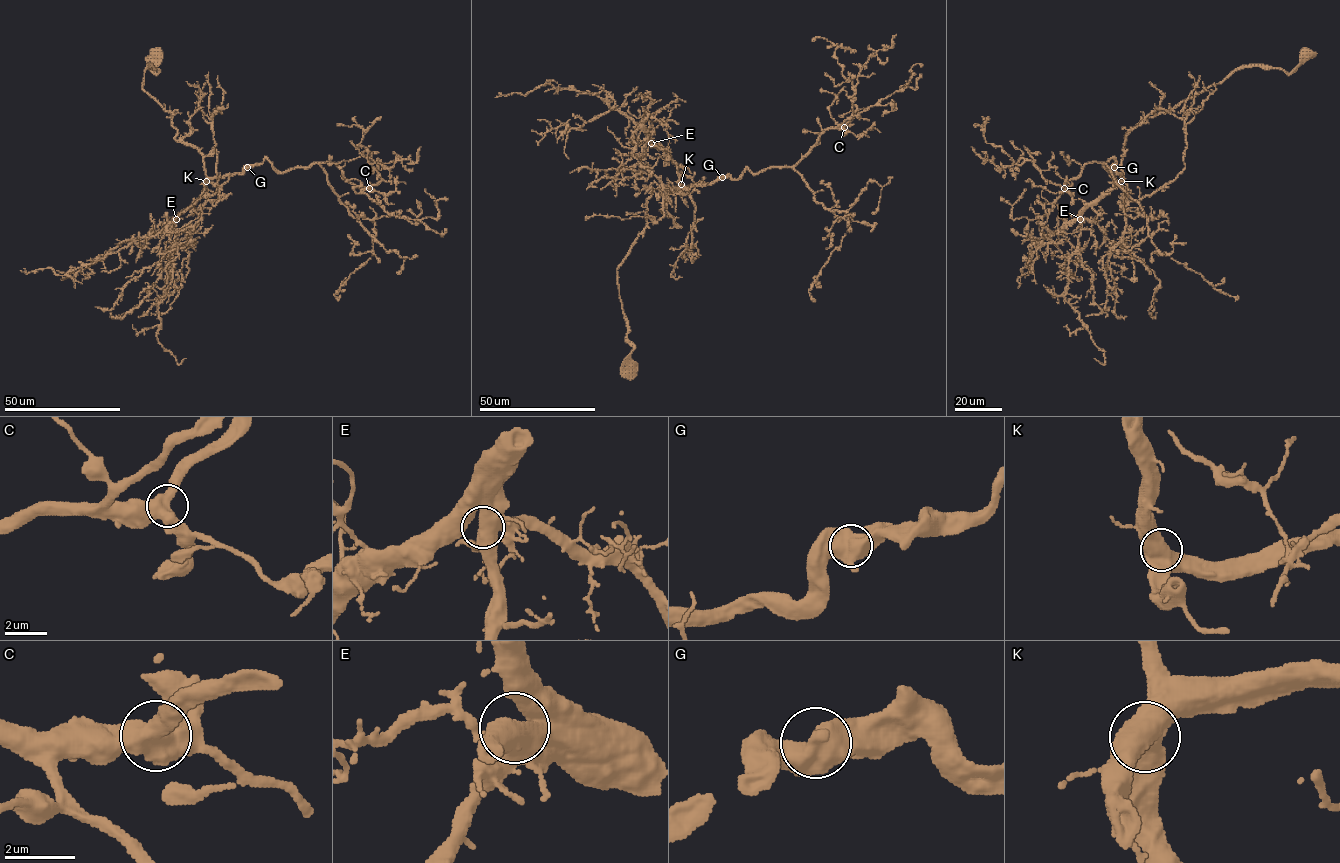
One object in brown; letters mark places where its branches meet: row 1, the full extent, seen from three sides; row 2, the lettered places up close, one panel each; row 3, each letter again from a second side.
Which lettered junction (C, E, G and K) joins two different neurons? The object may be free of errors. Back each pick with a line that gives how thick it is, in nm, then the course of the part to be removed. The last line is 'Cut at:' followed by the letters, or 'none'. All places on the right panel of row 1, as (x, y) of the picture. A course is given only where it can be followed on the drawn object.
Cut at: none

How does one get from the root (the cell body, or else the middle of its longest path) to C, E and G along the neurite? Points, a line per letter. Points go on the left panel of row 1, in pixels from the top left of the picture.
C: (157, 54), (142, 88), (172, 112), (207, 177), (265, 158), (279, 172), (331, 162), (369, 188)
E: (157, 54), (142, 88), (206, 173), (176, 219)
G: (157, 54), (158, 72), (148, 67), (142, 88), (172, 112), (176, 139), (197, 148), (207, 177), (247, 167)

